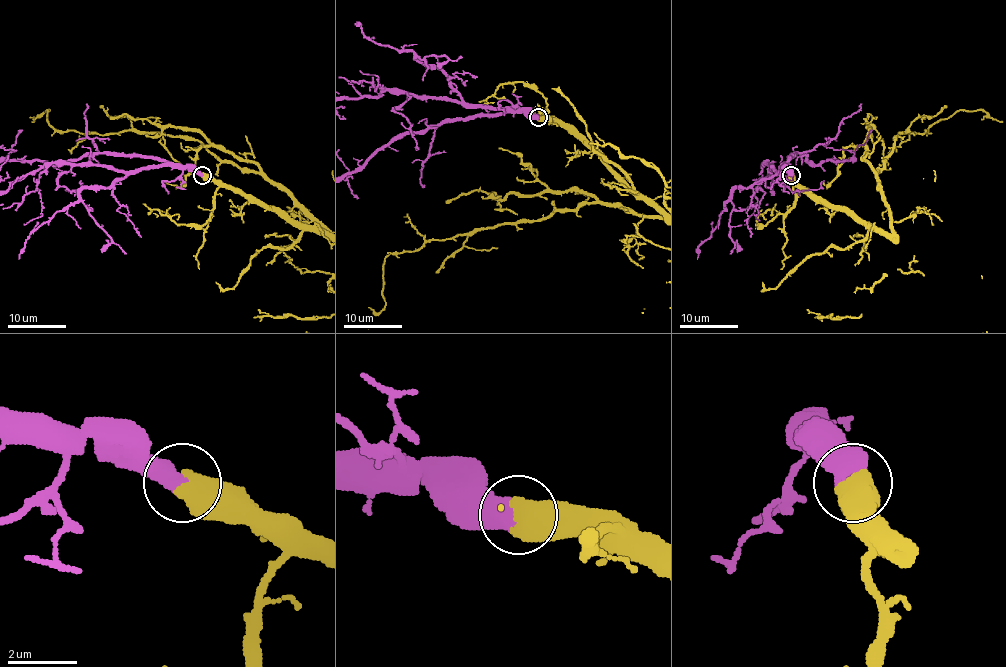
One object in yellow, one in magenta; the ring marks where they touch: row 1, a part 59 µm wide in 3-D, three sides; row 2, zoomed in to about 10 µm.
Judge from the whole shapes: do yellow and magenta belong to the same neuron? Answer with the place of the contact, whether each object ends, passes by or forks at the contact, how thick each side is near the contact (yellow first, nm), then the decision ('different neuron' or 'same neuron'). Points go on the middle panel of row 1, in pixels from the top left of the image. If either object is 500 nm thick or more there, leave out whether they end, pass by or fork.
at (538, 117); 750 nm thick on the yellow side, 650 nm on the other; same neuron

